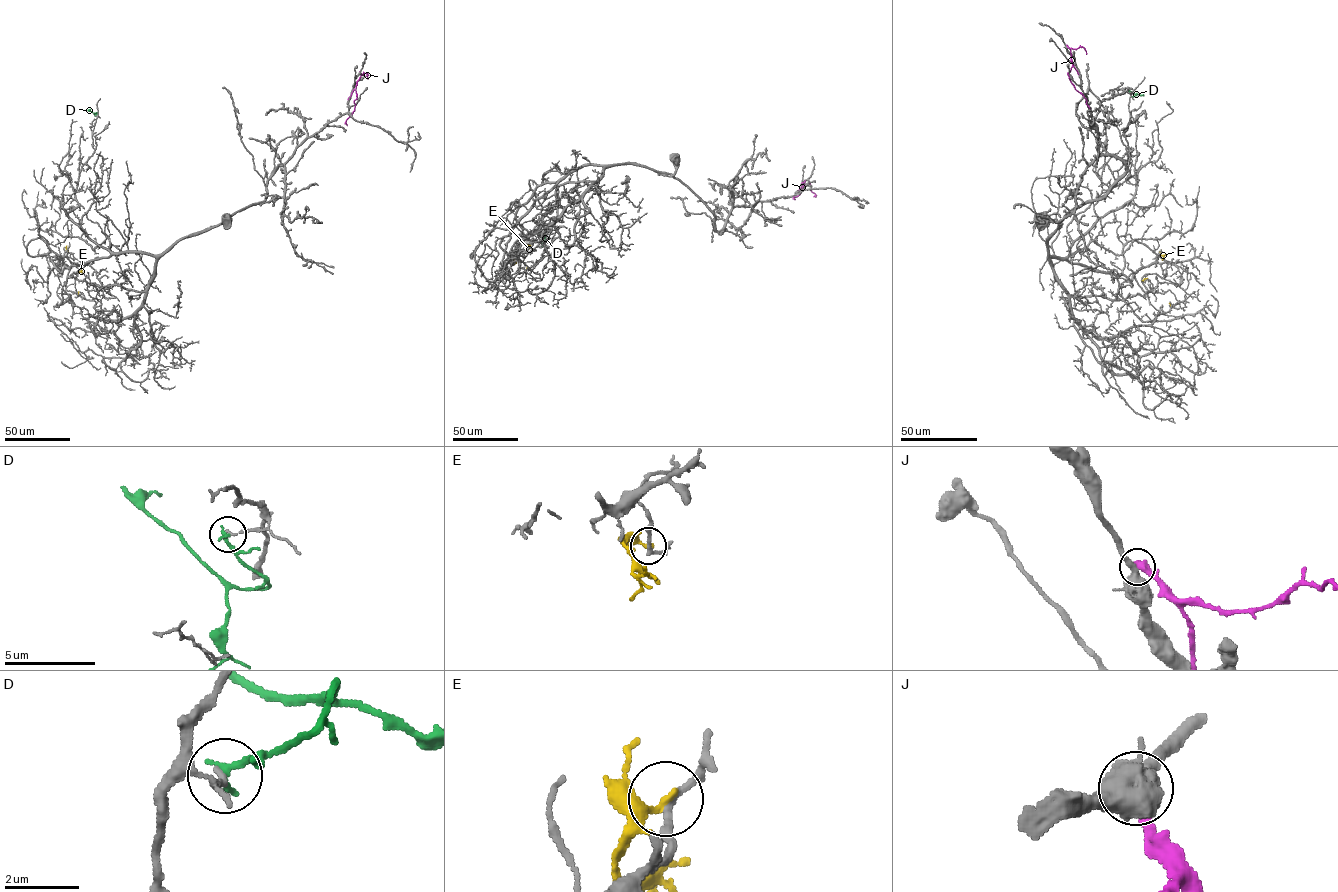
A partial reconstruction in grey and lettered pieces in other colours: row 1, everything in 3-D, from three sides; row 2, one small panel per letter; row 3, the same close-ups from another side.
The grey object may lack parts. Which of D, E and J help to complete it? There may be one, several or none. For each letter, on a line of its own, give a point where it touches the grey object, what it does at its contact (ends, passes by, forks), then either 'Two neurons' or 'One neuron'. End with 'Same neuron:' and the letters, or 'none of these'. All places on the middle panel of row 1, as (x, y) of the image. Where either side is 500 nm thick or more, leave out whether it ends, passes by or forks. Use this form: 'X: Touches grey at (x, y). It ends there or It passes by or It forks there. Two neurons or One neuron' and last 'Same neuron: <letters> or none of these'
D: Touches grey at (543, 236). It ends there. Two neurons
E: Touches grey at (515, 260). It ends there. One neuron
J: Touches grey at (808, 179). Two neurons
Same neuron: E

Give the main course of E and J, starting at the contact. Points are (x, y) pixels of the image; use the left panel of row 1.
E: (67, 248), (67, 254), (81, 270), (78, 295)
J: (360, 71), (354, 110), (346, 120), (347, 125)

